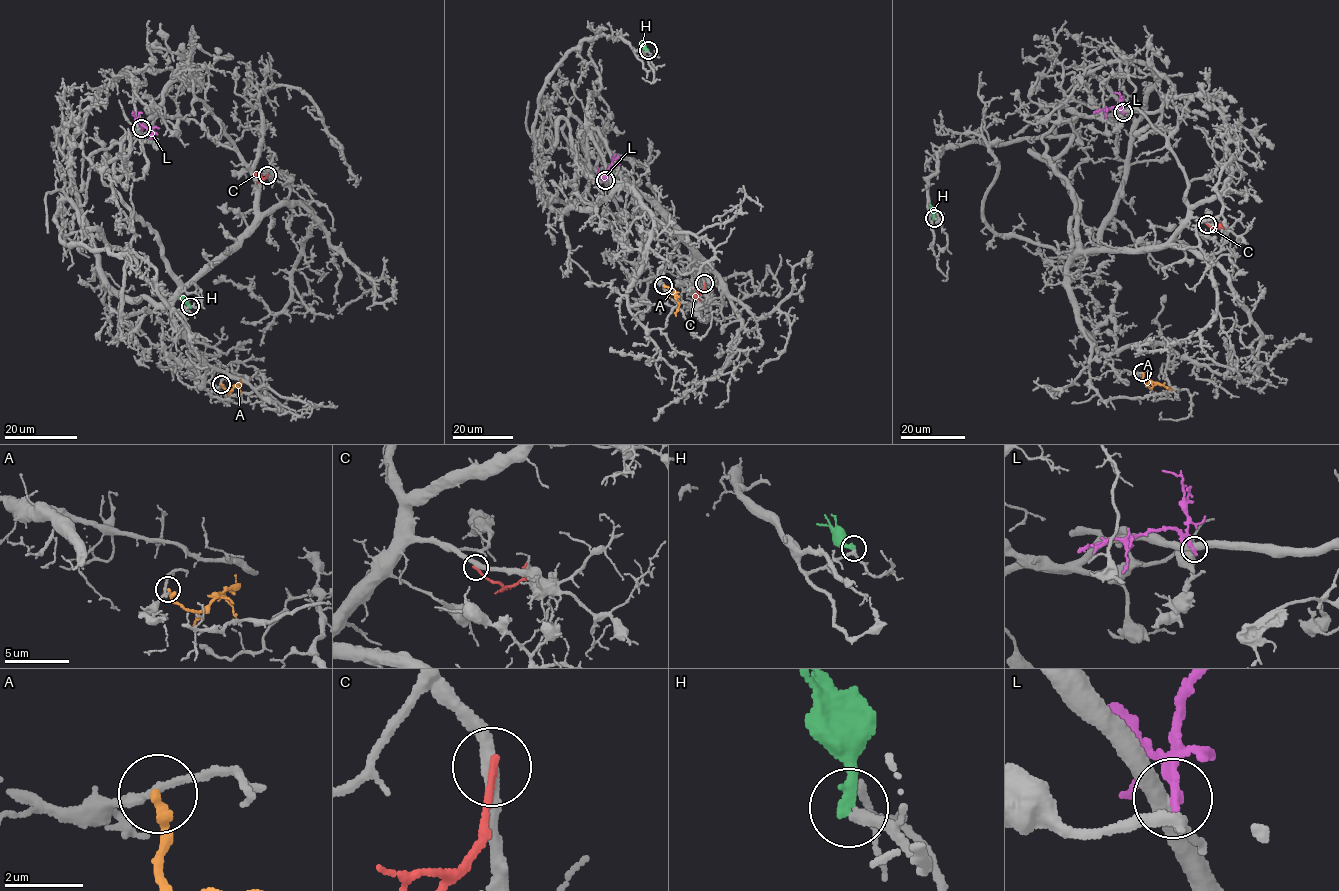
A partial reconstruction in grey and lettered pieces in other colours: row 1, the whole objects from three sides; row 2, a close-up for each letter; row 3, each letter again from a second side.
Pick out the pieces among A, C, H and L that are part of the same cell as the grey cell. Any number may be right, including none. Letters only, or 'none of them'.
none of them

